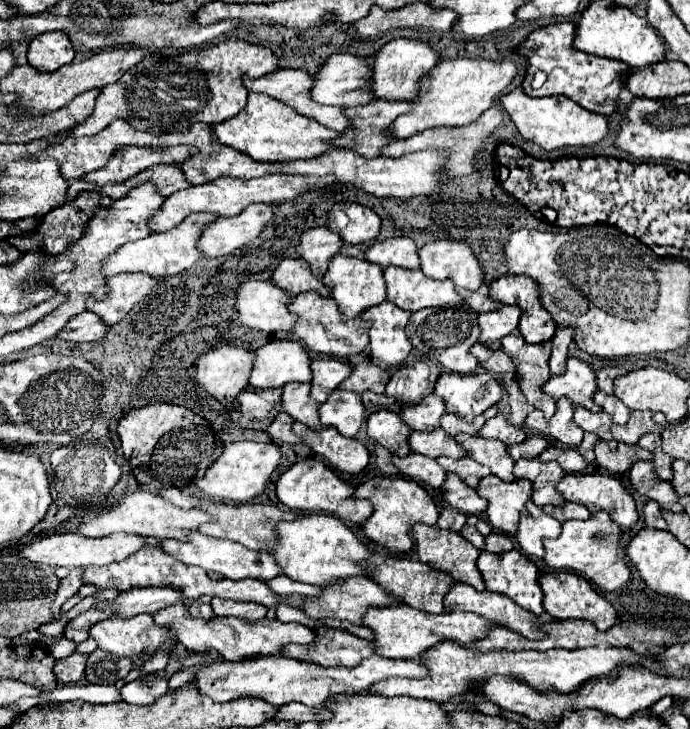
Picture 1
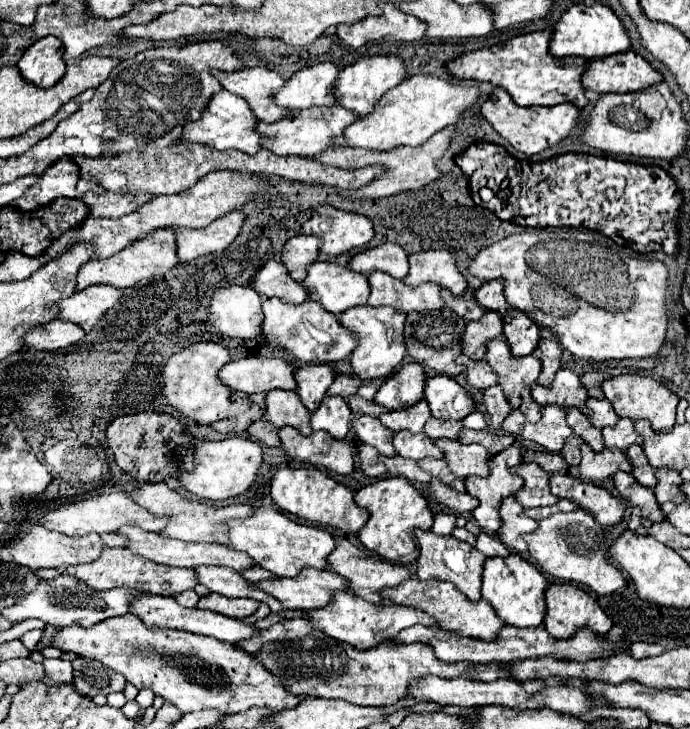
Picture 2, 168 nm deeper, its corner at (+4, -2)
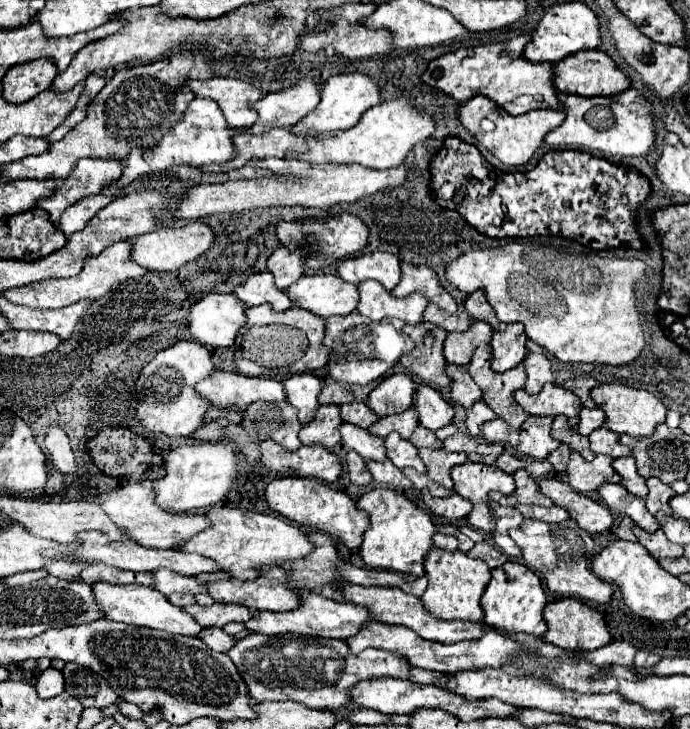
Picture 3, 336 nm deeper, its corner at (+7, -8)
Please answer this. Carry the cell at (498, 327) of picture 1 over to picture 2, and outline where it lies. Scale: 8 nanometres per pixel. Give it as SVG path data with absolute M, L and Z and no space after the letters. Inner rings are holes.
M486 311L482 319L466 323L464 331L464 349L462 353L474 361L484 359L486 343L490 339L502 337L502 317L496 311Z

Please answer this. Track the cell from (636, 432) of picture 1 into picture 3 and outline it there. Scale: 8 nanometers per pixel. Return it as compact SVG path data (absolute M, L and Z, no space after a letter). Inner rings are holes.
M601 427L601 429L593 431L589 435L589 441L591 441L591 451L593 453L603 453L603 455L609 455L613 459L631 455L631 449L627 445L619 443L619 433L615 433L607 427Z

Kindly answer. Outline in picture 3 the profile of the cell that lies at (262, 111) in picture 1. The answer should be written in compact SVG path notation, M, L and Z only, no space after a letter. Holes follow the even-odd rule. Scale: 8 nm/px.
M193 99L193 103L189 105L189 111L185 111L181 123L177 123L177 127L173 127L173 131L165 133L163 139L157 143L157 147L141 149L141 151L135 149L127 157L127 169L123 171L123 175L119 179L115 179L105 191L115 195L123 187L127 187L131 181L135 181L137 177L161 173L173 165L203 167L203 165L211 165L211 163L227 163L237 157L237 149L233 145L233 135L237 135L237 133L239 133L237 127L229 127L225 123L223 113L213 99Z

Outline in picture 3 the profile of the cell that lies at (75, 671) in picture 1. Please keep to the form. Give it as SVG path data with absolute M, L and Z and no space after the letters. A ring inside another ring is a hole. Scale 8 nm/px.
M53 667L45 669L45 671L39 675L39 679L37 679L37 693L39 693L41 697L45 697L45 699L63 693L63 687L65 687L65 683L63 683L63 673L57 671L57 669L53 669Z

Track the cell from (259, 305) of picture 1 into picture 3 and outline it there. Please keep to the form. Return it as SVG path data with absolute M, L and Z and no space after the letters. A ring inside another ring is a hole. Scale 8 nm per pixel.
M233 293L205 295L189 315L191 335L209 347L231 347L239 329L247 323L245 309L245 303Z

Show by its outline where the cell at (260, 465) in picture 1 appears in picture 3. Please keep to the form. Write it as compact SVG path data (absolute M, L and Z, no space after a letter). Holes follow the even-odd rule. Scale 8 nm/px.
M199 443L191 447L177 447L165 455L165 477L157 481L157 505L171 513L211 507L227 497L237 481L239 451L233 443Z

